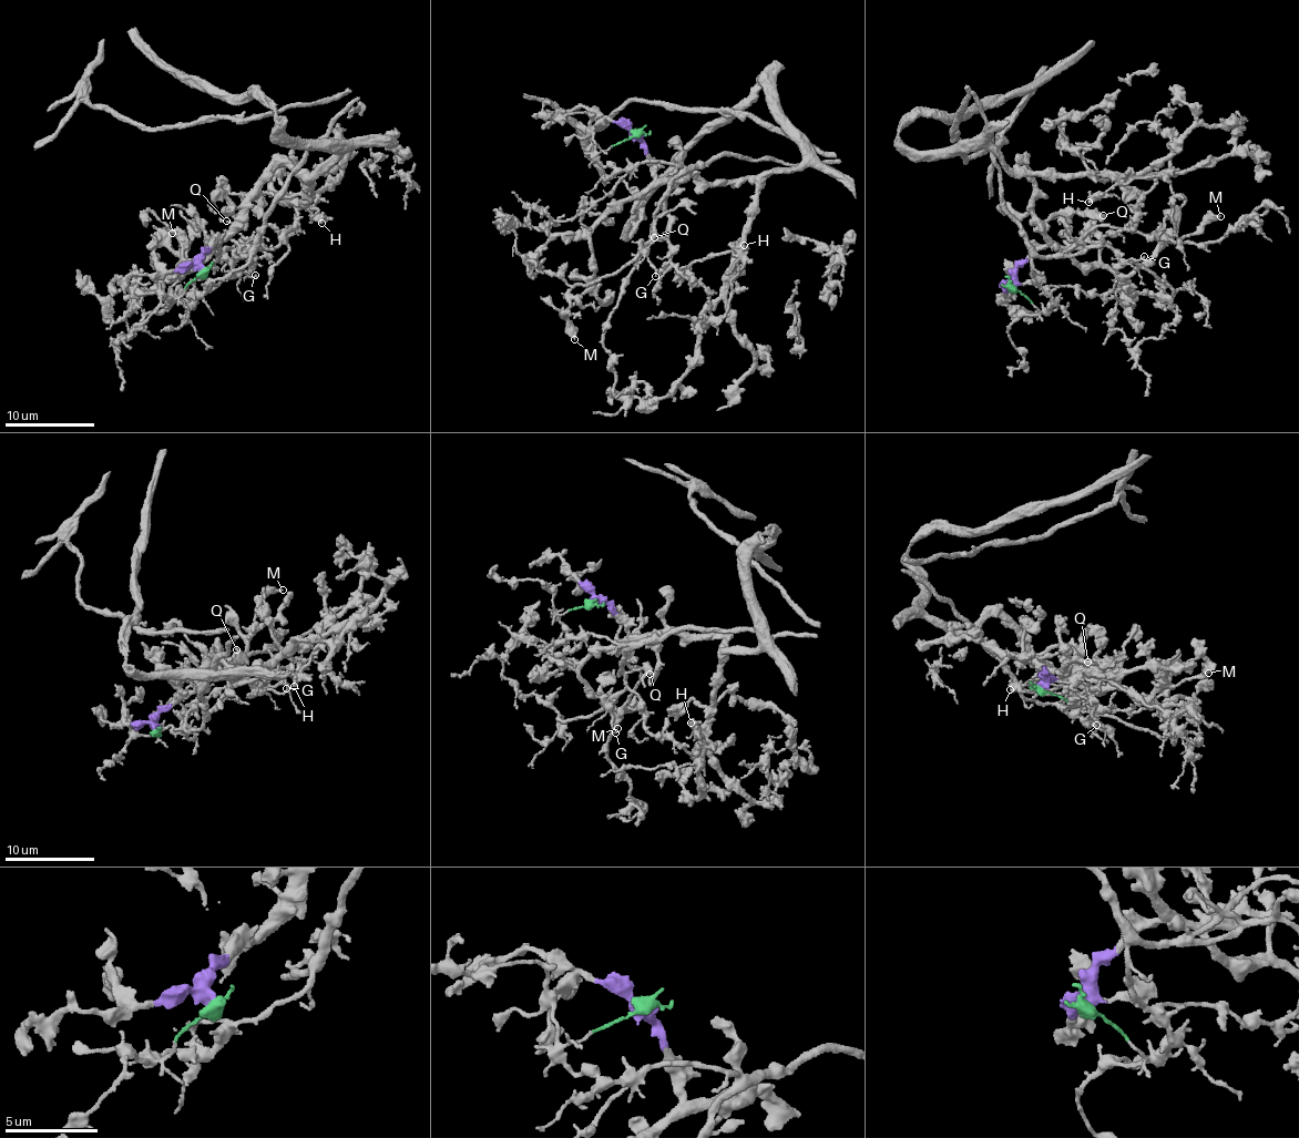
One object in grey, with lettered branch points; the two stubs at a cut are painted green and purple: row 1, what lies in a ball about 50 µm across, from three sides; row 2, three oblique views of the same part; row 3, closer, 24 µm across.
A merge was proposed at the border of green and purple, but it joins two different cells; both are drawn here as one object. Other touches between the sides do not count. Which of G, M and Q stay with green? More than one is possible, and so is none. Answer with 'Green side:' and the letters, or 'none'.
Green side: G

